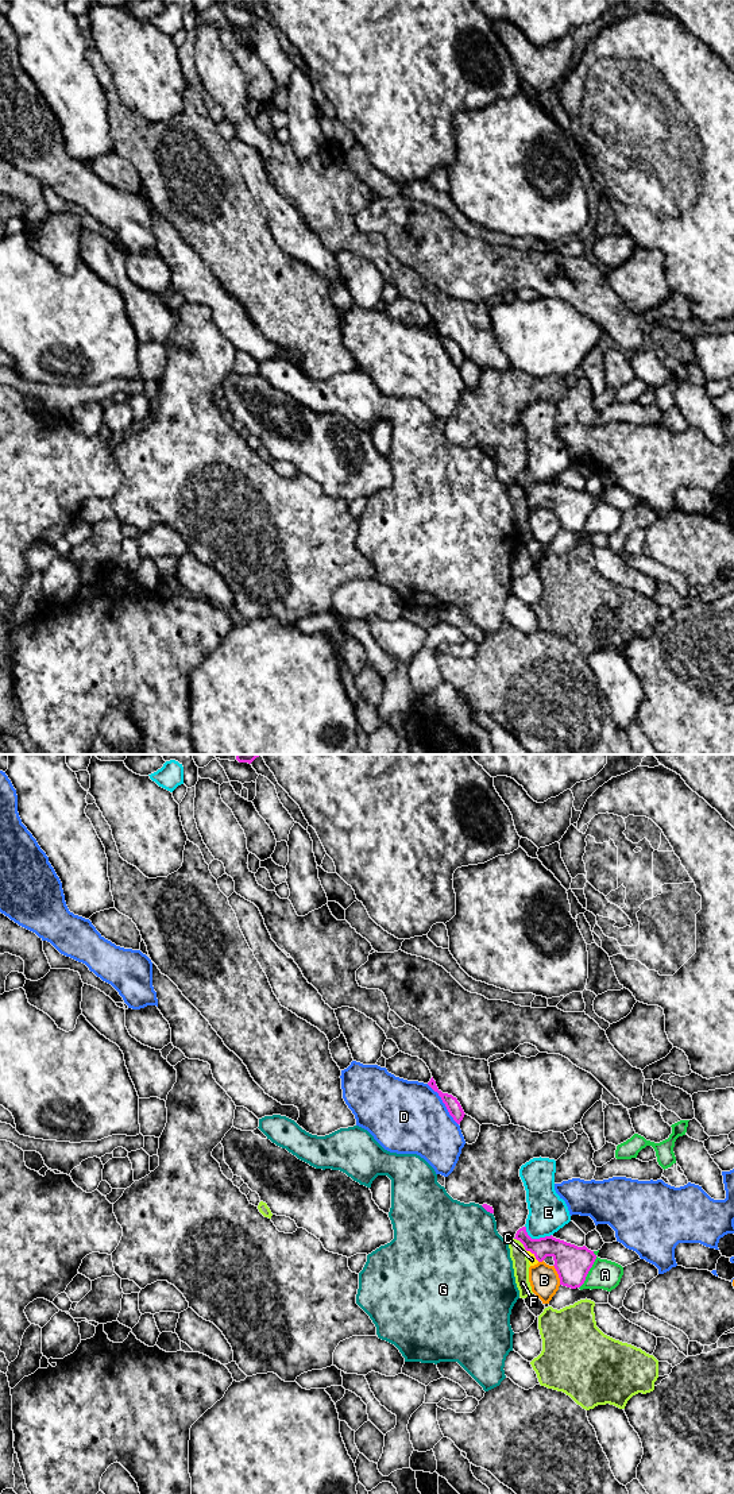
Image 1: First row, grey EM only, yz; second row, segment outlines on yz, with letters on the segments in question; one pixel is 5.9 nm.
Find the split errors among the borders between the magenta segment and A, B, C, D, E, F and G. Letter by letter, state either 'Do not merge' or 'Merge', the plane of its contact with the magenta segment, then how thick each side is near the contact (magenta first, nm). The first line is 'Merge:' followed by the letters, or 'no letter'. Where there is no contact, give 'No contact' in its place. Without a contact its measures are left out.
Merge: C
A: Do not merge. Touches magenta in yz. Thickness 220 nm (magenta) against 180 nm
B: Do not merge. Touches magenta in yz. Thickness 220 nm (magenta) against 180 nm
C: Merge. Touches magenta in yz. Thickness 220 nm (magenta) against 50 nm
D: Do not merge. Touches magenta in yz. Thickness 90 nm (magenta) against 440 nm
E: Do not merge. Touches magenta in yz. Thickness 200 nm (magenta) against 220 nm
F: Do not merge. Touches magenta in yz. Thickness 130 nm (magenta) against 100 nm
G: Do not merge. Touches magenta in yz. Thickness 40 nm (magenta) against 460 nm

